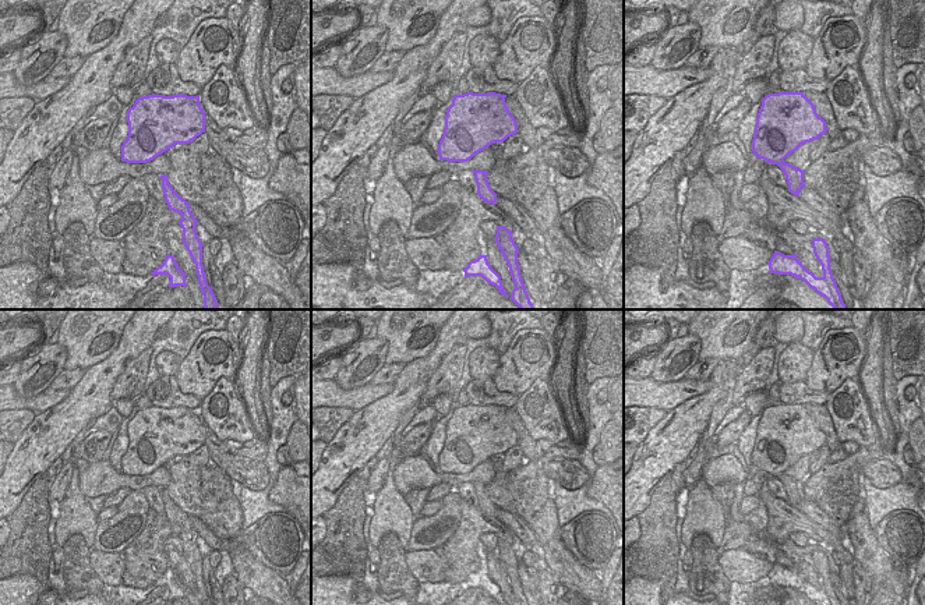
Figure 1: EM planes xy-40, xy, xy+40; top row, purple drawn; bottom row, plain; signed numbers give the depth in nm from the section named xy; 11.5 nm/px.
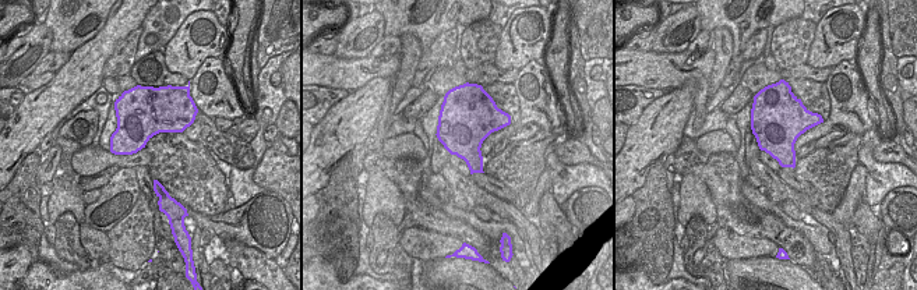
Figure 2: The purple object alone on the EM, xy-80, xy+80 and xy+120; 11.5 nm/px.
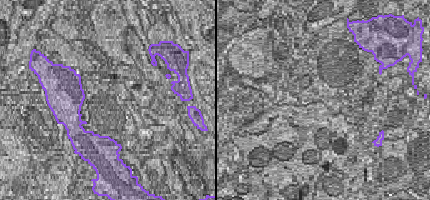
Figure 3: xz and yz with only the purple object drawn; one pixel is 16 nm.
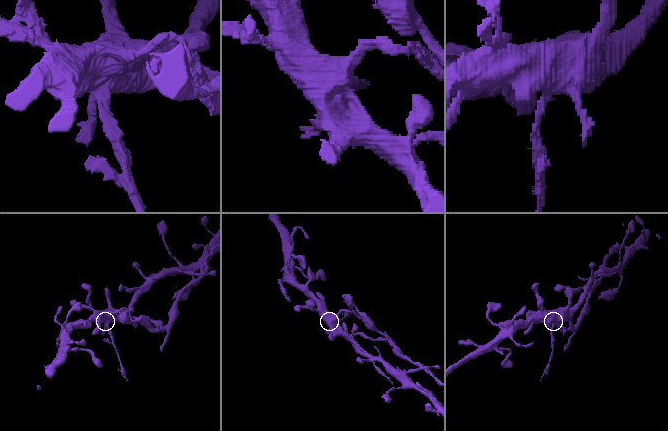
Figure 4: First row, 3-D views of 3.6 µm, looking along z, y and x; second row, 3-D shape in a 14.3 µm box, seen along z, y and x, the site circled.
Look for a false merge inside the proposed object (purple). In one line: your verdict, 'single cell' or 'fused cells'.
fused cells

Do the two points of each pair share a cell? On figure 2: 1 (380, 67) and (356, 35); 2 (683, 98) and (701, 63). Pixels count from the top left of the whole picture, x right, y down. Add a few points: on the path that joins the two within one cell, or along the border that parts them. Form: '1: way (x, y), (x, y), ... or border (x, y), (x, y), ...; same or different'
1: border (335, 55), (341, 57), (369, 56); different
2: border (688, 78), (695, 82), (694, 108); different

